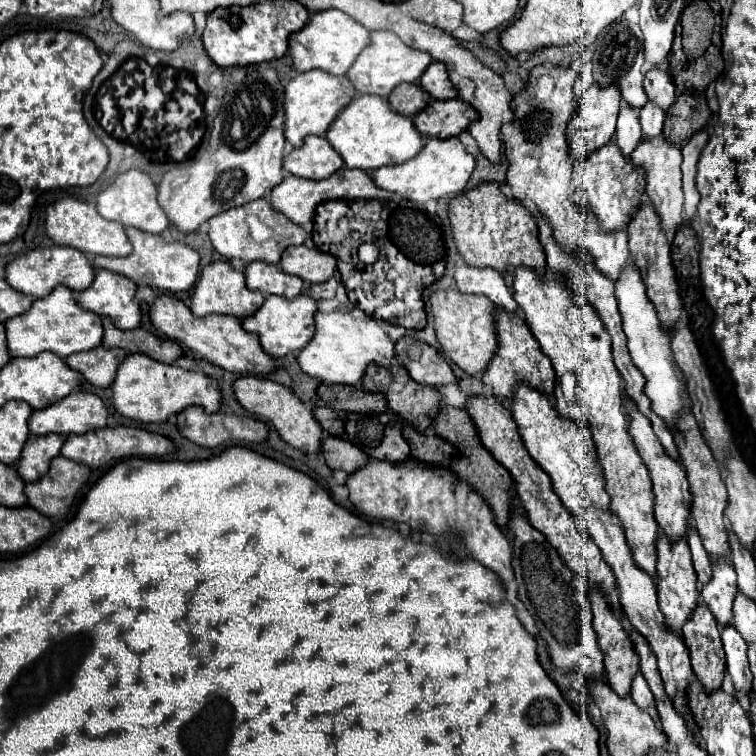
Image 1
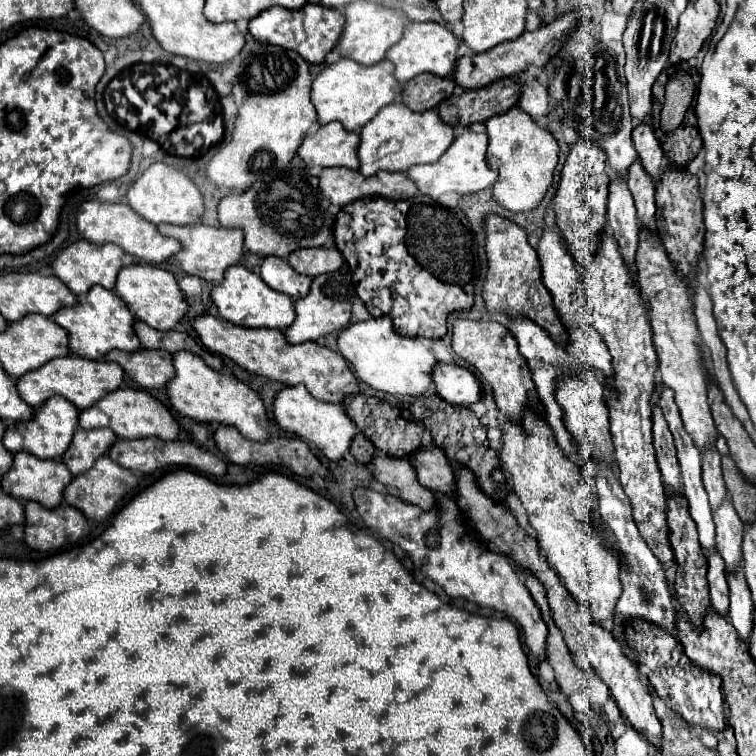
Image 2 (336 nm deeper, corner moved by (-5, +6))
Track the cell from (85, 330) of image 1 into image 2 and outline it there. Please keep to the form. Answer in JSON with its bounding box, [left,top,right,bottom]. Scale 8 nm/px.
[53,285,141,359]

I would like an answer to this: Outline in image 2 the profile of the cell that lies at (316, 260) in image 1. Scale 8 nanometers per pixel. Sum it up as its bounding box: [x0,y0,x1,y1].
[287,247,343,277]

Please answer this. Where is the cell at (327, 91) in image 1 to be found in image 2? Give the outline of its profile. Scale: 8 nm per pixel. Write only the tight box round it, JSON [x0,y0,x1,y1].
[311,59,403,131]

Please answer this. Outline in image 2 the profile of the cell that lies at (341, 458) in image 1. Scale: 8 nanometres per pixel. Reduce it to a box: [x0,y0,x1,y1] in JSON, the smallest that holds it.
[373,457,437,511]

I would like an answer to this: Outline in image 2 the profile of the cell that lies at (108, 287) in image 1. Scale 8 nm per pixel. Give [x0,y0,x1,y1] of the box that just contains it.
[115,265,189,331]

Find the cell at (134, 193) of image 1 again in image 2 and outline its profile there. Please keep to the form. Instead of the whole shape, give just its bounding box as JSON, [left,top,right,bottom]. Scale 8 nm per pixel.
[127,163,203,225]

